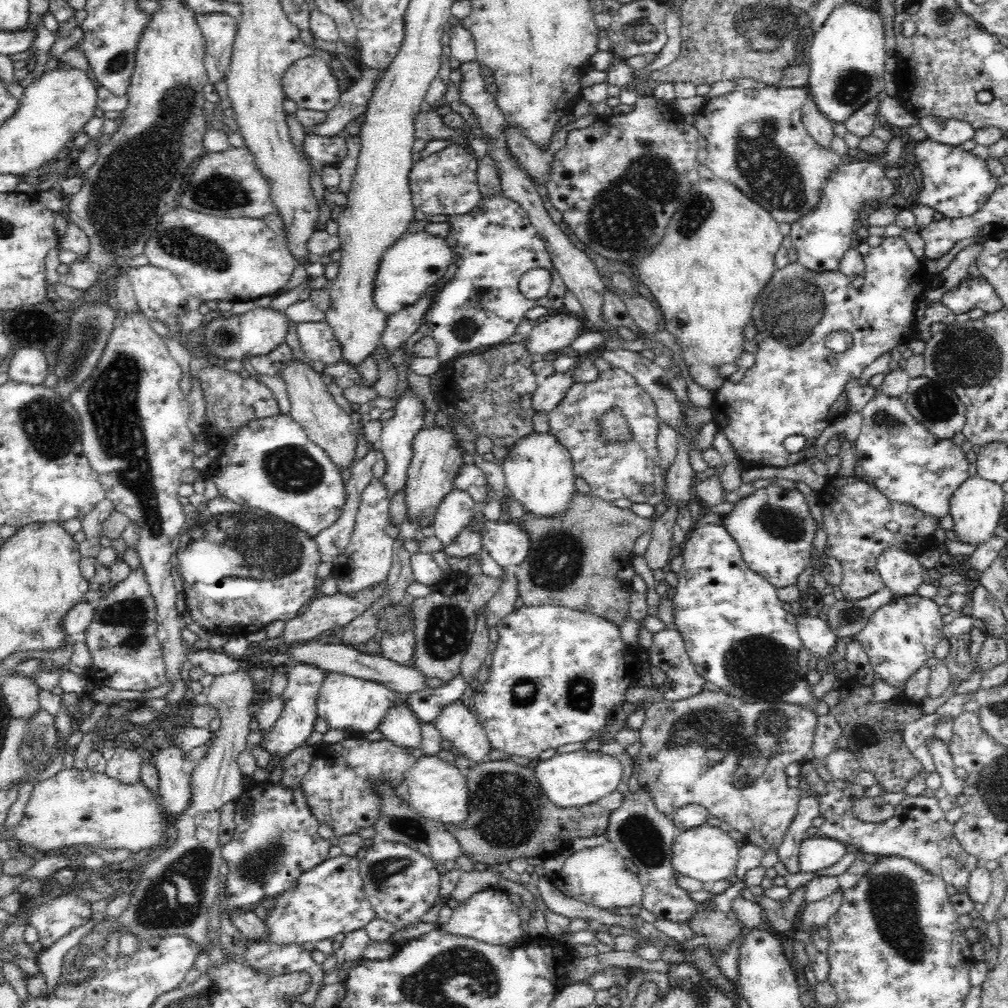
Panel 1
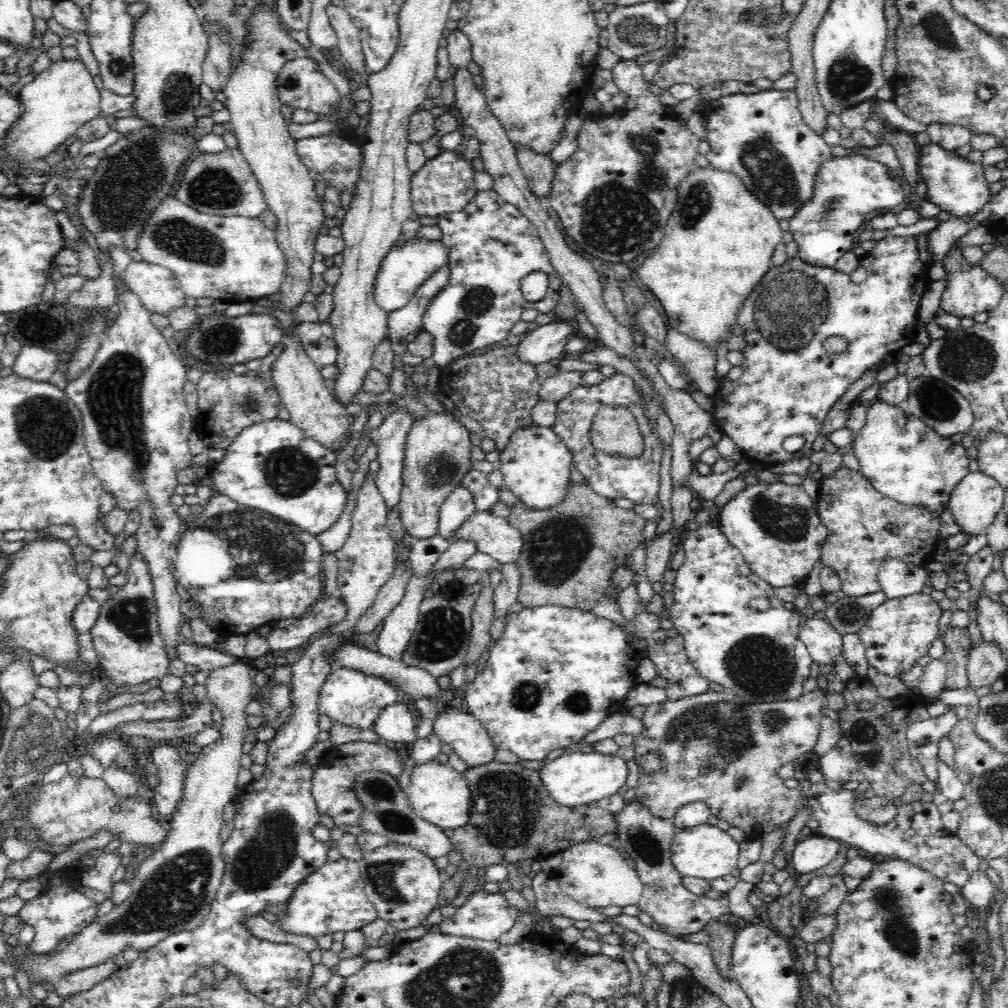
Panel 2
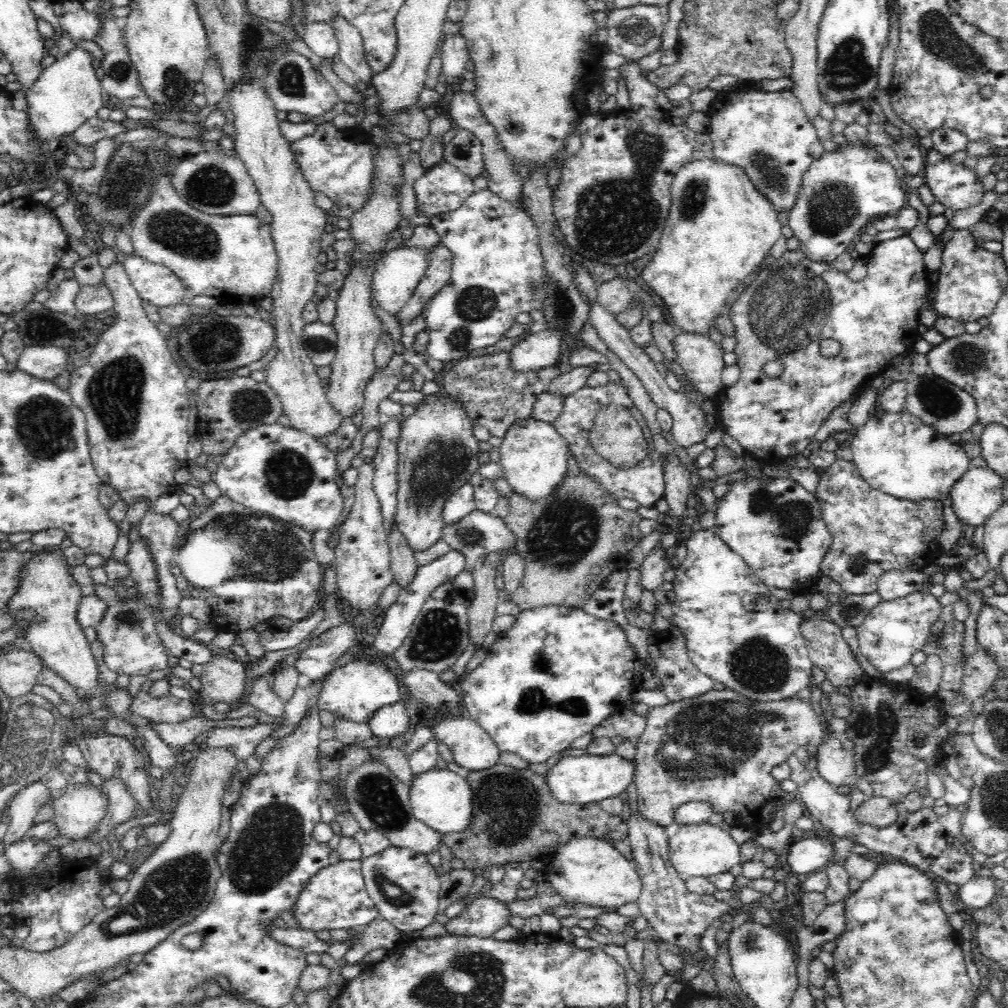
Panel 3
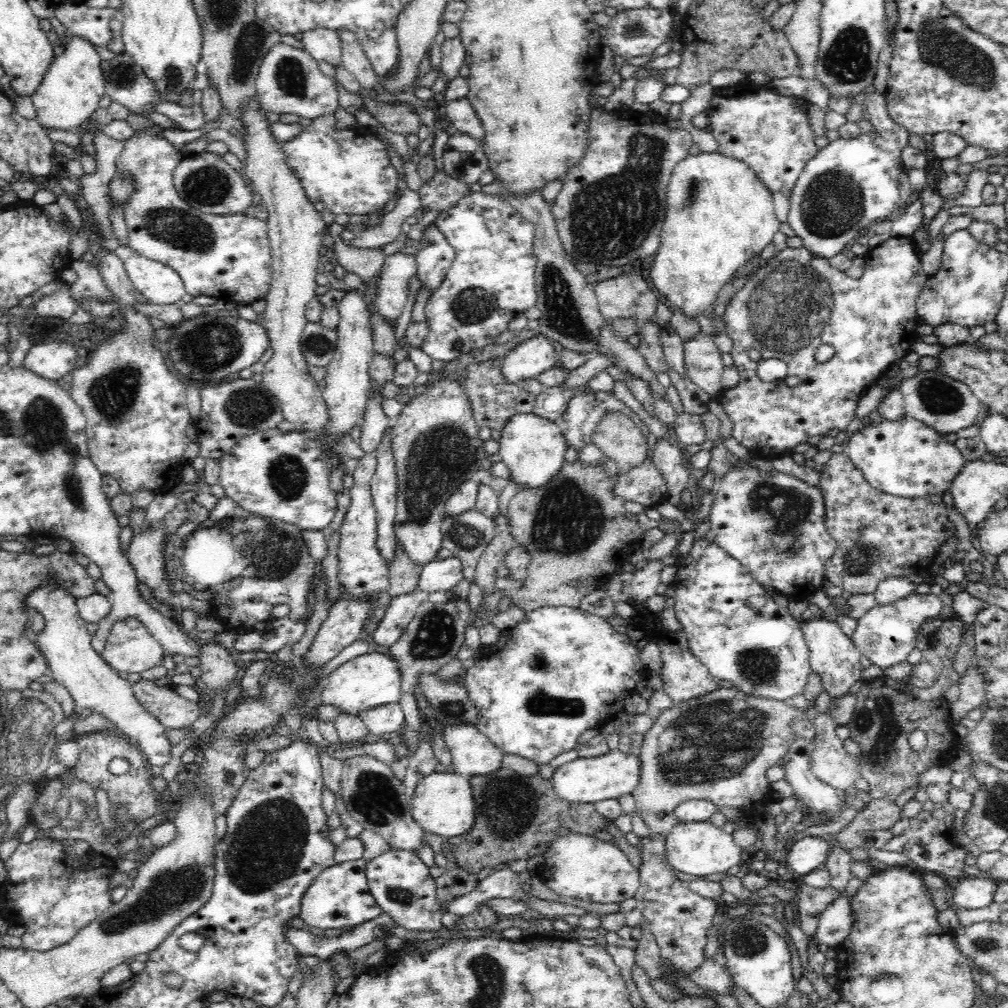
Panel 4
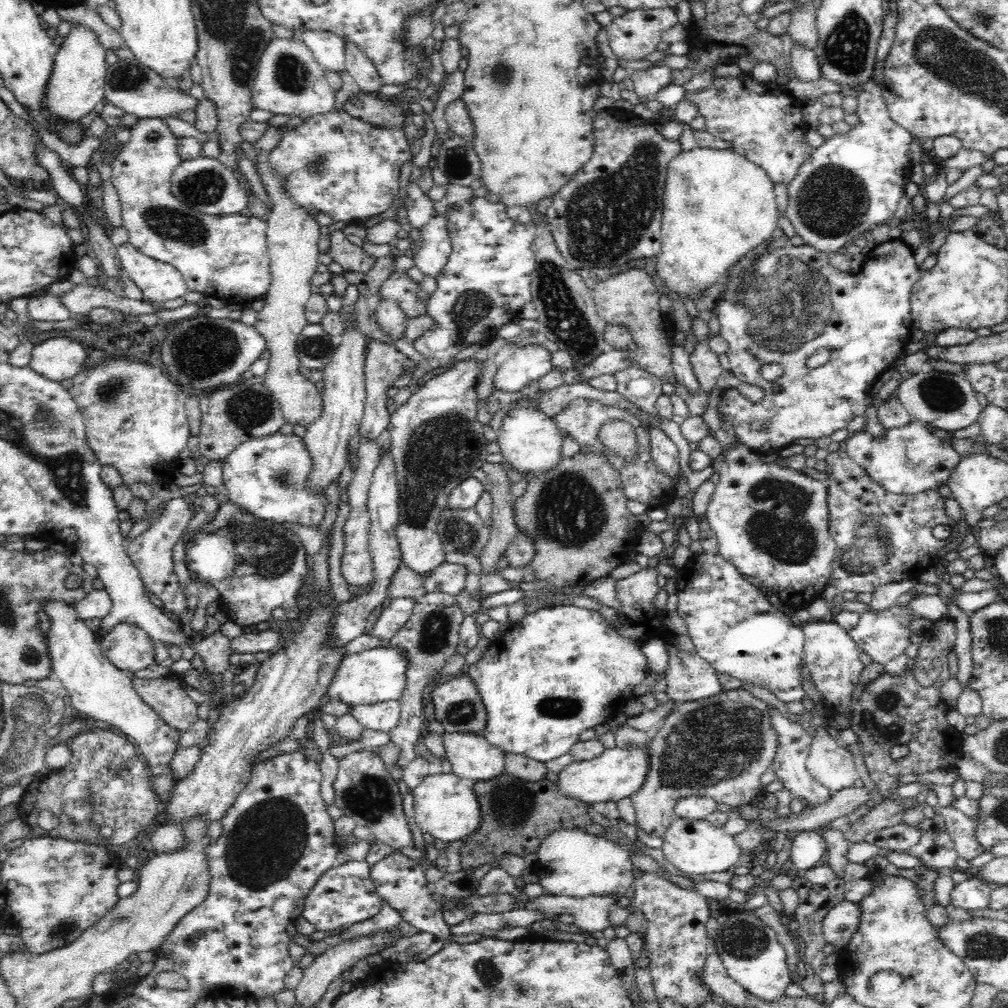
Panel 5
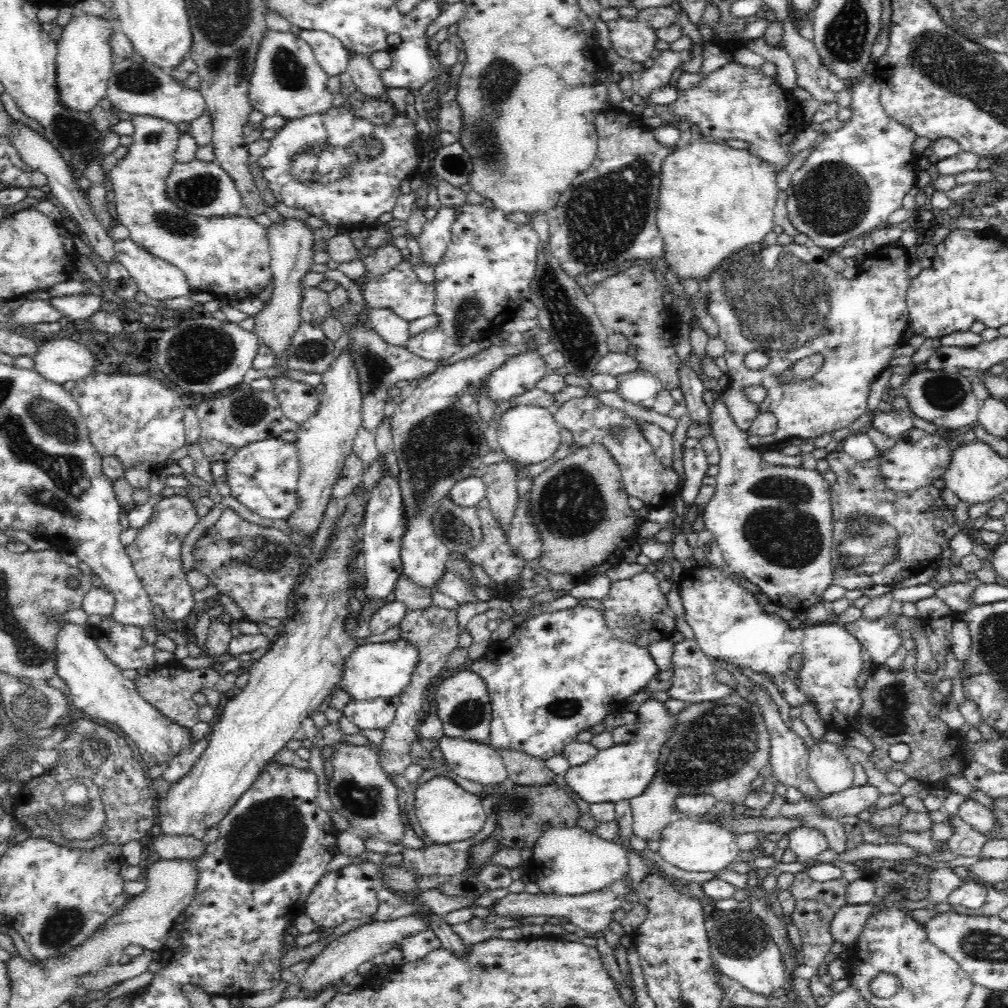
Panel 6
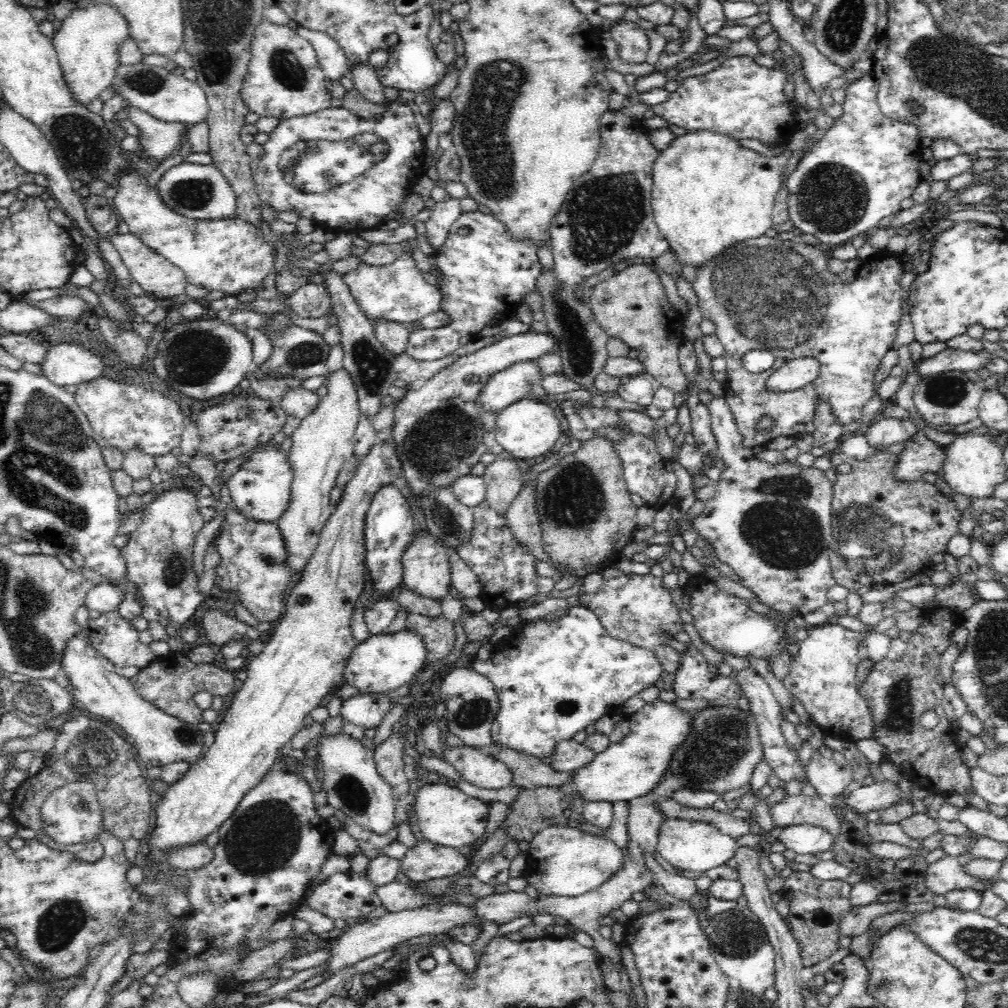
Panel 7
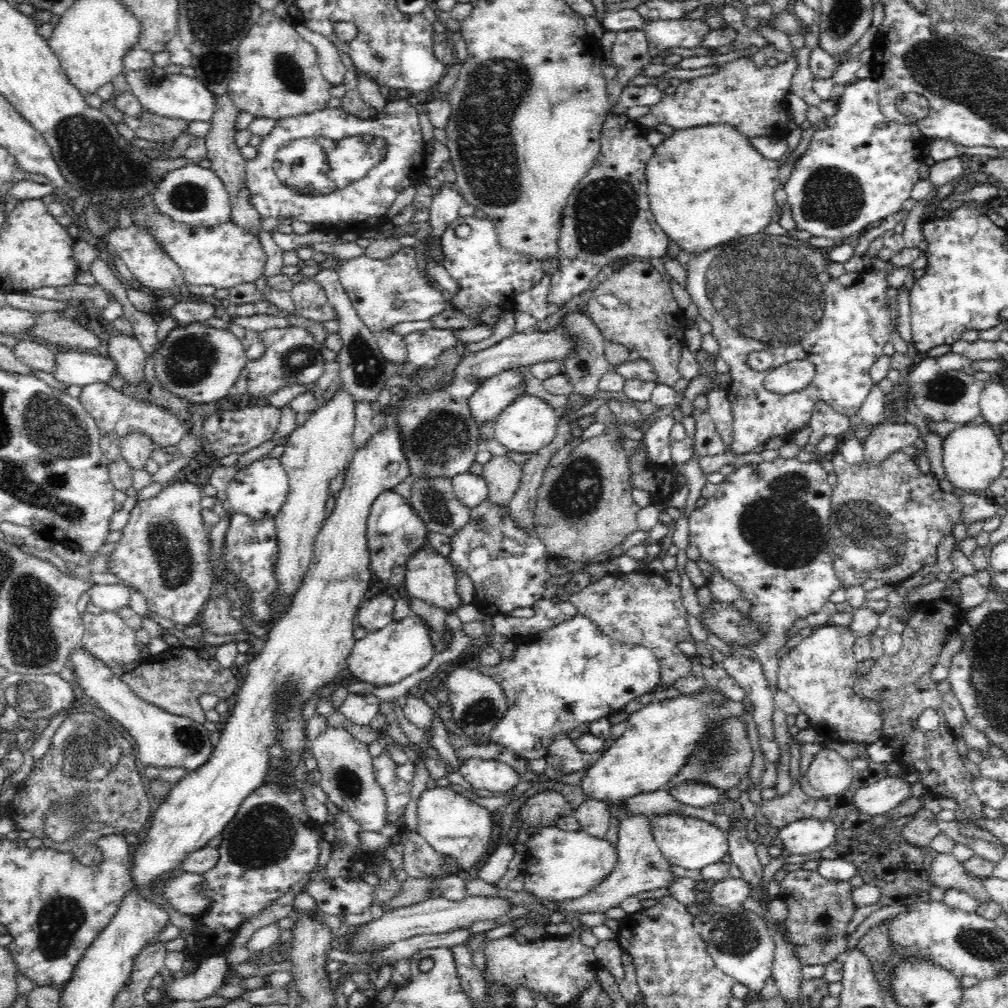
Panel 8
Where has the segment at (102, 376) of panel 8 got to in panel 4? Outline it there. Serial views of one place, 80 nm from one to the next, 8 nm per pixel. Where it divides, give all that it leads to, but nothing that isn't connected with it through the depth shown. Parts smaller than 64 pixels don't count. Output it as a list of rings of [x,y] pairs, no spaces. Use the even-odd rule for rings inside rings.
[[[46,342],[32,346],[23,366],[26,370],[50,381],[58,381],[78,368],[76,348],[68,342]]]

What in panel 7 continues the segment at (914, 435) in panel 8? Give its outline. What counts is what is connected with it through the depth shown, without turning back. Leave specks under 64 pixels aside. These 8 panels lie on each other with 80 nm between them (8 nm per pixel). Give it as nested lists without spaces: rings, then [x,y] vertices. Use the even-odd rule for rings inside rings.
[[[879,417],[868,428],[865,438],[874,450],[882,451],[890,444],[908,442],[916,432],[918,429],[911,420]]]

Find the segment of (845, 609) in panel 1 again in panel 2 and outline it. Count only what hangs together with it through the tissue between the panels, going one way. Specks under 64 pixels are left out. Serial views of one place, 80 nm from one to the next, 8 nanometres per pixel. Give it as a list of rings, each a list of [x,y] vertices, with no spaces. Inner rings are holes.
[[[880,590],[866,596],[844,596],[829,603],[821,617],[829,622],[842,637],[857,634],[875,608],[886,602],[886,595]]]

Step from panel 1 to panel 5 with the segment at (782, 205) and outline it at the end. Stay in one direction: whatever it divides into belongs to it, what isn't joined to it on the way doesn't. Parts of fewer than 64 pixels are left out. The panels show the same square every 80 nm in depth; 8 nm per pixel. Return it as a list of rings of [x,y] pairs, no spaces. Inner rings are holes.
[[[742,72],[737,77],[730,77],[729,79],[713,79],[711,85],[702,89],[697,93],[687,91],[684,100],[691,100],[698,107],[698,116],[705,118],[704,130],[730,142],[732,144],[732,151],[738,152],[740,155],[746,156],[756,166],[761,166],[770,176],[773,184],[784,184],[786,187],[795,176],[798,174],[800,165],[809,158],[814,147],[806,143],[805,134],[807,132],[806,123],[802,117],[801,108],[795,107],[790,100],[785,96],[776,96],[774,92],[770,91],[767,84],[756,81],[751,73]]]

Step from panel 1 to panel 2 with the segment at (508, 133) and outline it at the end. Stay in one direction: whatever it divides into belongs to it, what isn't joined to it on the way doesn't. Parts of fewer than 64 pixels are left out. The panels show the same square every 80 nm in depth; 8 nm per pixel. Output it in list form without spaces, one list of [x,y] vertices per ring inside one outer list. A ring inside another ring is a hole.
[[[516,145],[515,152],[530,190],[546,202],[554,176],[554,160],[549,154],[538,154],[526,145]]]

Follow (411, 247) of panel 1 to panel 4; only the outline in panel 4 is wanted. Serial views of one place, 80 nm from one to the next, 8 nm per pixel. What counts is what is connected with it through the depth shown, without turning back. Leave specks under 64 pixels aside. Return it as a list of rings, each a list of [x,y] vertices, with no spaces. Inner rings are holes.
[[[404,252],[386,256],[384,264],[376,275],[376,310],[383,316],[397,320],[407,302],[410,278],[417,276],[416,257]]]

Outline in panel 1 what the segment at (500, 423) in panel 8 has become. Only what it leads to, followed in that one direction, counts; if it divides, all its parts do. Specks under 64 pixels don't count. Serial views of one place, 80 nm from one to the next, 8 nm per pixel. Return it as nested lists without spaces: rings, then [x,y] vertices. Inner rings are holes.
[[[533,430],[528,437],[523,437],[510,448],[508,456],[500,462],[500,465],[505,474],[506,487],[512,493],[512,499],[519,502],[525,512],[530,512],[540,518],[540,516],[558,516],[570,507],[572,498],[577,492],[573,460],[570,451],[566,450],[558,439],[550,435],[550,432],[536,433]]]

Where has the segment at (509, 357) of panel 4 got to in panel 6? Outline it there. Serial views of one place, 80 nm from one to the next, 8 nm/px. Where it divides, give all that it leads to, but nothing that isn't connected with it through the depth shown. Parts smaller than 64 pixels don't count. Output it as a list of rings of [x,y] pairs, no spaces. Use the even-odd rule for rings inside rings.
[[[538,351],[538,354],[529,352],[528,354],[522,354],[521,357],[514,357],[510,362],[506,362],[501,370],[494,370],[494,373],[490,374],[490,379],[487,380],[486,389],[490,399],[498,405],[534,389],[547,373],[545,354],[541,351]]]

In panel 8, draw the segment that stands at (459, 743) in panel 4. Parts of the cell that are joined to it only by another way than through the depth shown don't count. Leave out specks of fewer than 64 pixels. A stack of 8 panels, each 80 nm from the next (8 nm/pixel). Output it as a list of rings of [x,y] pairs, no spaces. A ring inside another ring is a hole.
[[[469,758],[462,761],[458,770],[473,788],[484,788],[497,795],[512,790],[522,781],[514,768],[499,760]]]

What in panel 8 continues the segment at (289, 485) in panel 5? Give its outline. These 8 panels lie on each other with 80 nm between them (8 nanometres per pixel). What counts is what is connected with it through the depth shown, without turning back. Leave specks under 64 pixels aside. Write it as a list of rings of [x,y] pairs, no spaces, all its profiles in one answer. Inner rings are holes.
[[[264,455],[248,465],[244,465],[227,487],[227,501],[232,511],[248,515],[250,518],[275,518],[286,503],[289,491],[286,470],[279,464],[279,458]]]

